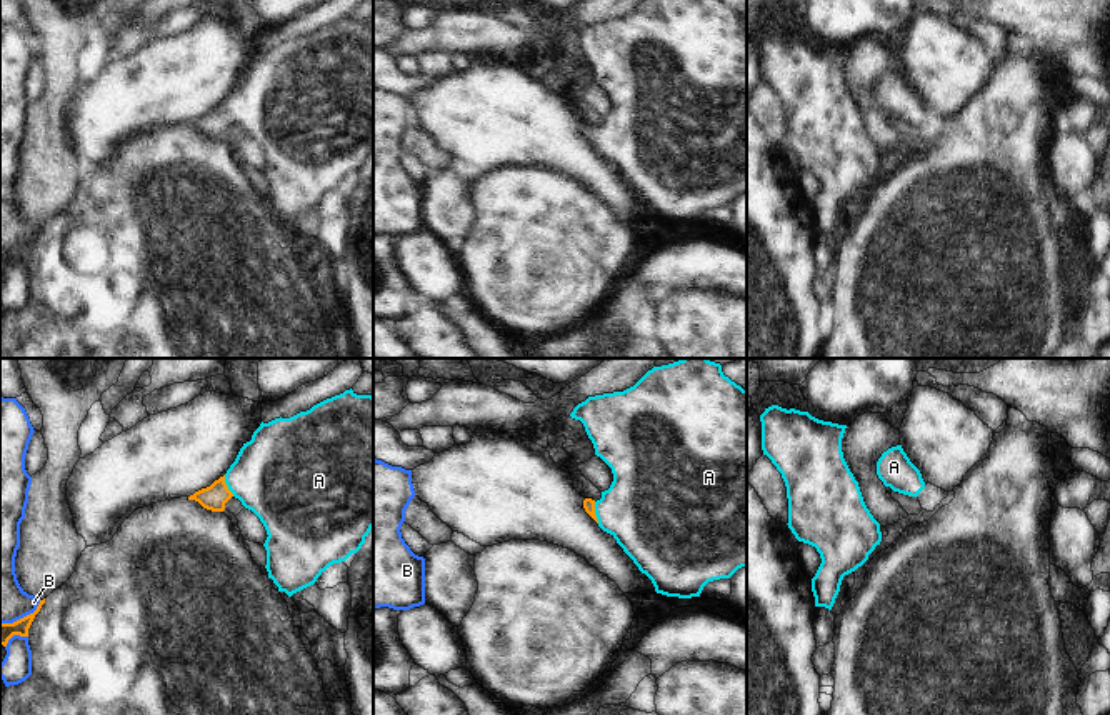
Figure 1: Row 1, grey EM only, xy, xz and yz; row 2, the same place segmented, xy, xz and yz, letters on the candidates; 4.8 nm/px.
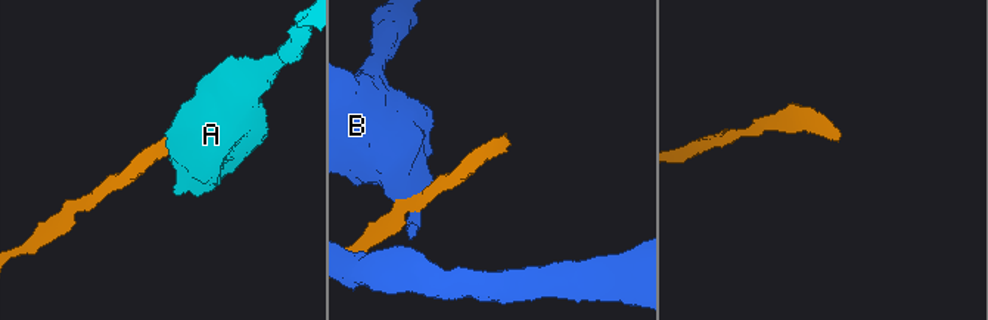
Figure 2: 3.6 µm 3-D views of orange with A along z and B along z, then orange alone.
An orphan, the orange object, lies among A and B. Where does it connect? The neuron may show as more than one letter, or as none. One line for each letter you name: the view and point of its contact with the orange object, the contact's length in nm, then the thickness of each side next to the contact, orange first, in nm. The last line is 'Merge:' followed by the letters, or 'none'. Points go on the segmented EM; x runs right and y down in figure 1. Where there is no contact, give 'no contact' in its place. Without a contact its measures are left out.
A: meets orange in xy at (225, 485); contact 120 nm long; 120 nm thick on the orange side, 420 nm on the other
Merge: A

